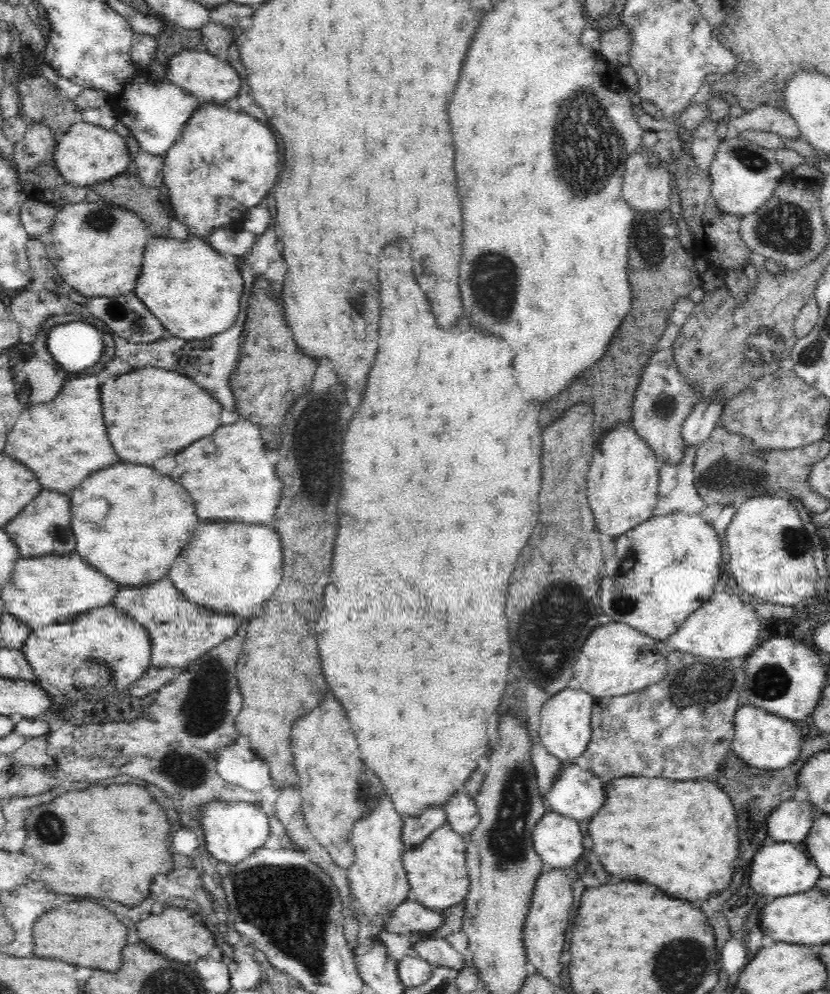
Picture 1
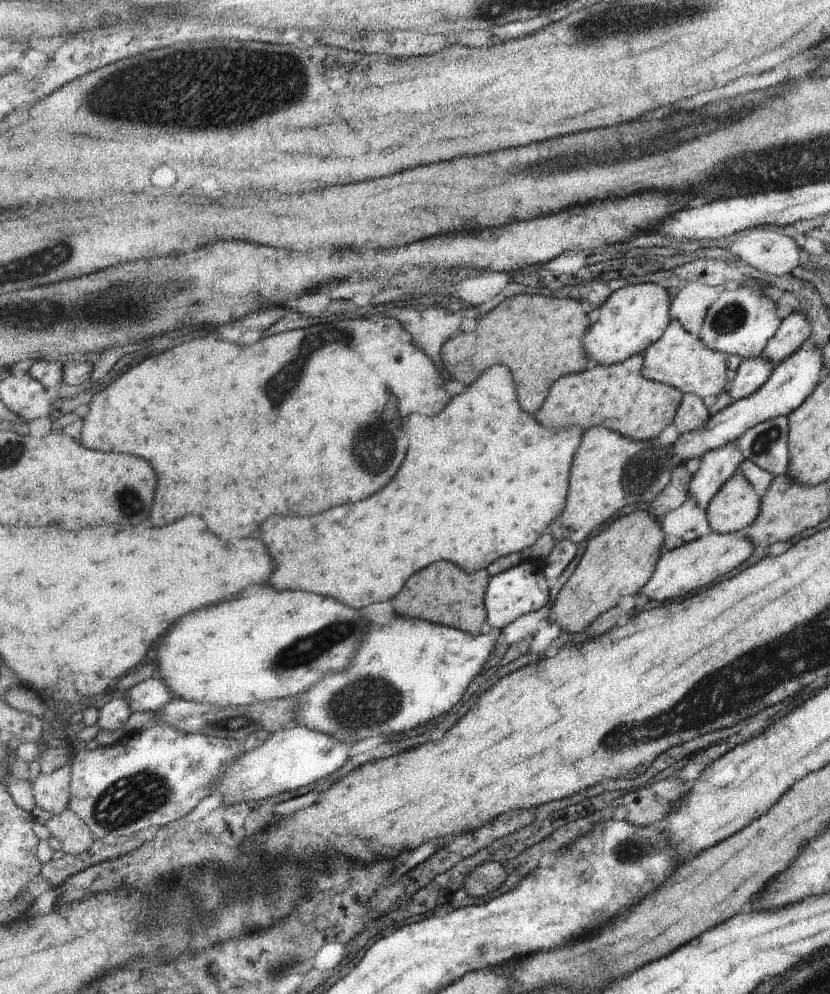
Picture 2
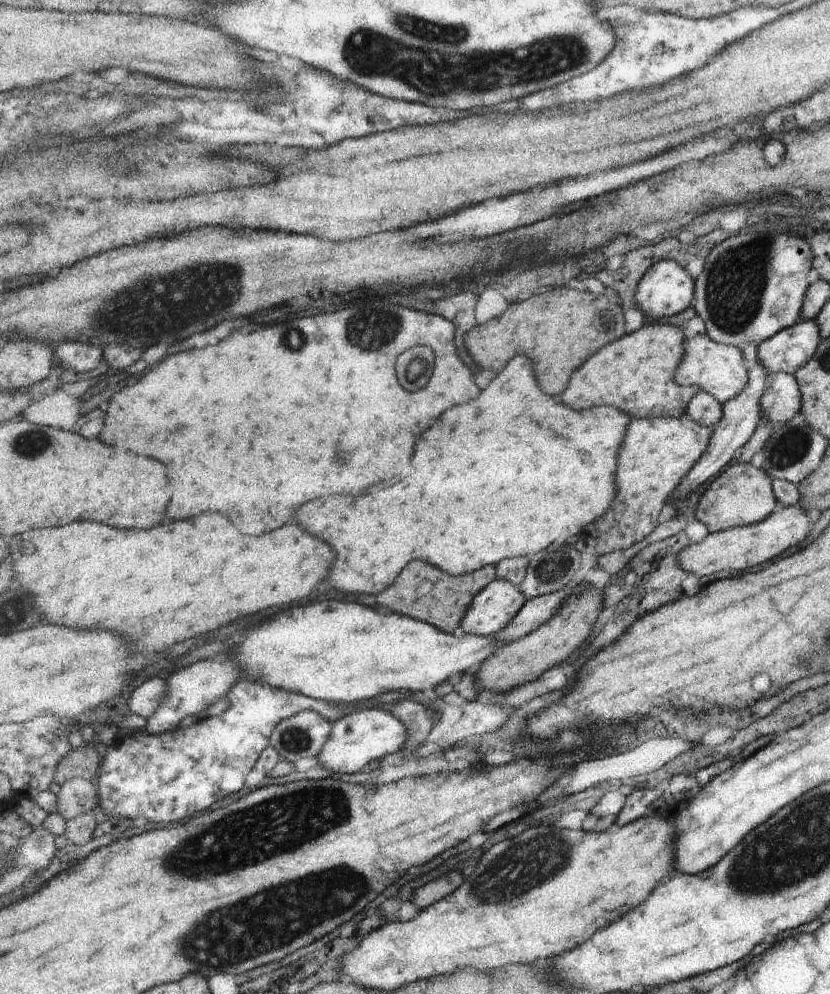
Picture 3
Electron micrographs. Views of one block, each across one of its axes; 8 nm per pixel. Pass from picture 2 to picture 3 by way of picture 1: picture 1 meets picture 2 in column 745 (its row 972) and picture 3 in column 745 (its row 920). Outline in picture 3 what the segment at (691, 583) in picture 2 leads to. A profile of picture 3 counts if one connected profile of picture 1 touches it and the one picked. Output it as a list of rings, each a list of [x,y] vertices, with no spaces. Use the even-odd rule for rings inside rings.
[[[795,504],[775,510],[767,518],[755,524],[733,527],[716,533],[708,532],[701,542],[691,543],[691,546],[678,552],[678,564],[688,573],[698,577],[719,570],[745,570],[757,566],[765,560],[775,558],[783,550],[799,544],[809,534],[809,520],[806,513],[803,508]]]

